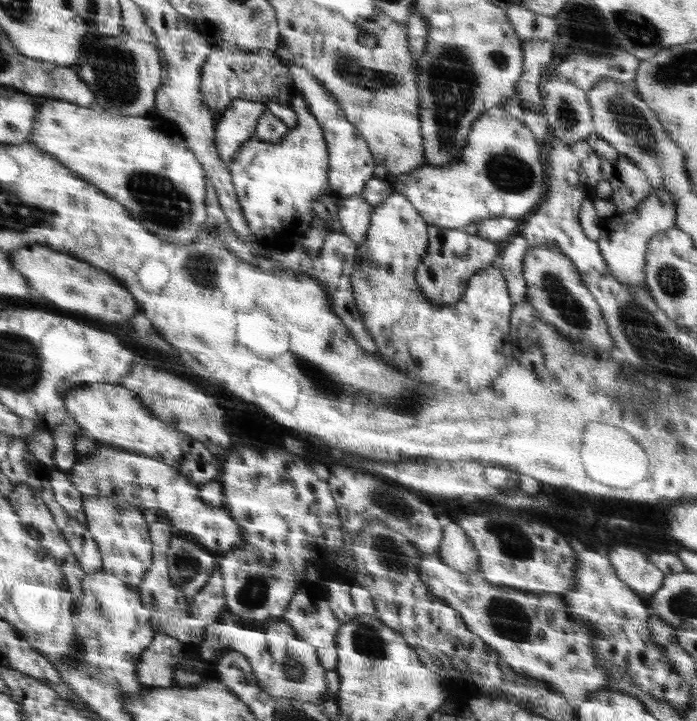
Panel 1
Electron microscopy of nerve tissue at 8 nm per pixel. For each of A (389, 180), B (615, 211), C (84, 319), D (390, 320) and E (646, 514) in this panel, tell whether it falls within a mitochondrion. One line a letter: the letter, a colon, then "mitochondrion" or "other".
A: other
B: other
C: other
D: other
E: other

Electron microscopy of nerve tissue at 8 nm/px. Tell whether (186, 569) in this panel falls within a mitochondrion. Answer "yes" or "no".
yes

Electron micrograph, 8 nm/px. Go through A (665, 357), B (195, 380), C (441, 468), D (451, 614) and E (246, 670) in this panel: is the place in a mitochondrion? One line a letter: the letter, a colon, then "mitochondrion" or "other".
A: mitochondrion
B: other
C: other
D: other
E: other

